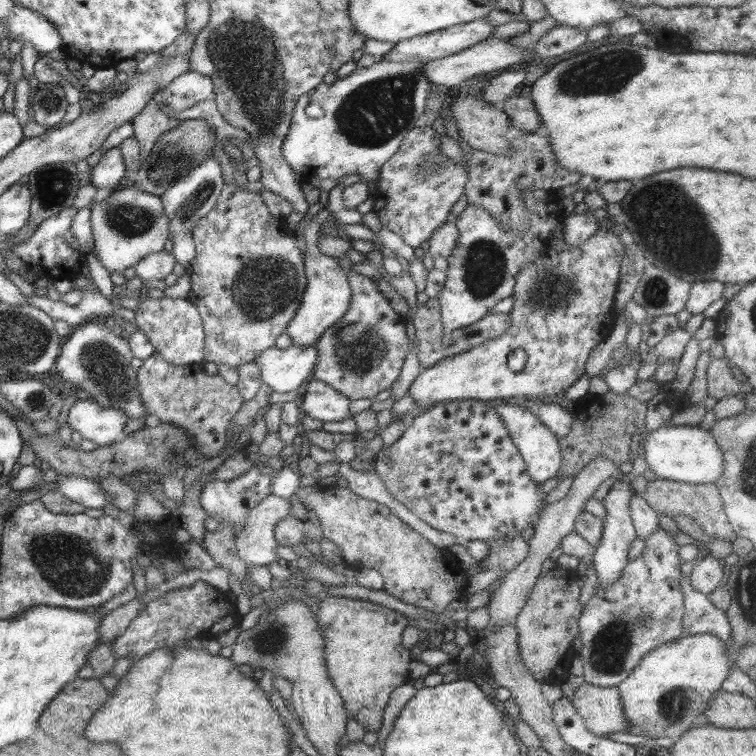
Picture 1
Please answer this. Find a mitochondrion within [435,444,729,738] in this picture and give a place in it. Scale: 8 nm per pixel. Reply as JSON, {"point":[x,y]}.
{"point":[608,650]}

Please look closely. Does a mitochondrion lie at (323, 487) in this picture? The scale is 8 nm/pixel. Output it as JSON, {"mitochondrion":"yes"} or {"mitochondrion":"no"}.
{"mitochondrion":"no"}

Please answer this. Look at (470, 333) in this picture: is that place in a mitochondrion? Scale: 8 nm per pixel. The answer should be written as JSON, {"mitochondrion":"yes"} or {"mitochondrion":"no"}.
{"mitochondrion":"no"}

